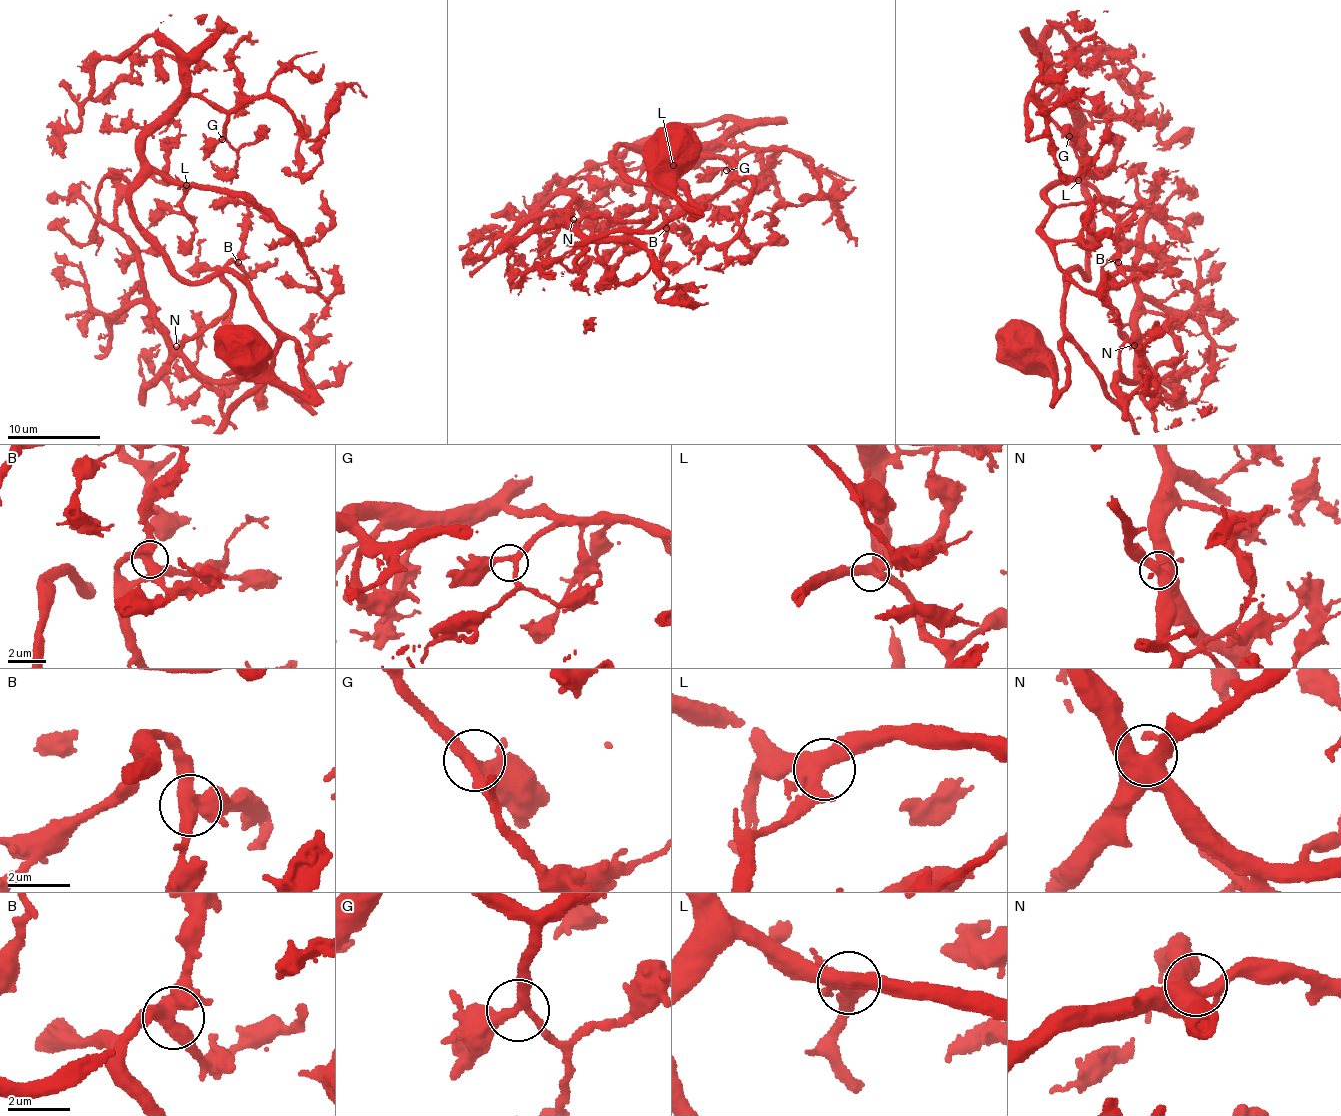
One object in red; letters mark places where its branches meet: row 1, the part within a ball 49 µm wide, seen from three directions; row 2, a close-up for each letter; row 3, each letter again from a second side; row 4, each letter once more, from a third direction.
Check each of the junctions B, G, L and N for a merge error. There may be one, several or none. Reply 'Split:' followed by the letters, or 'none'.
Split: none

